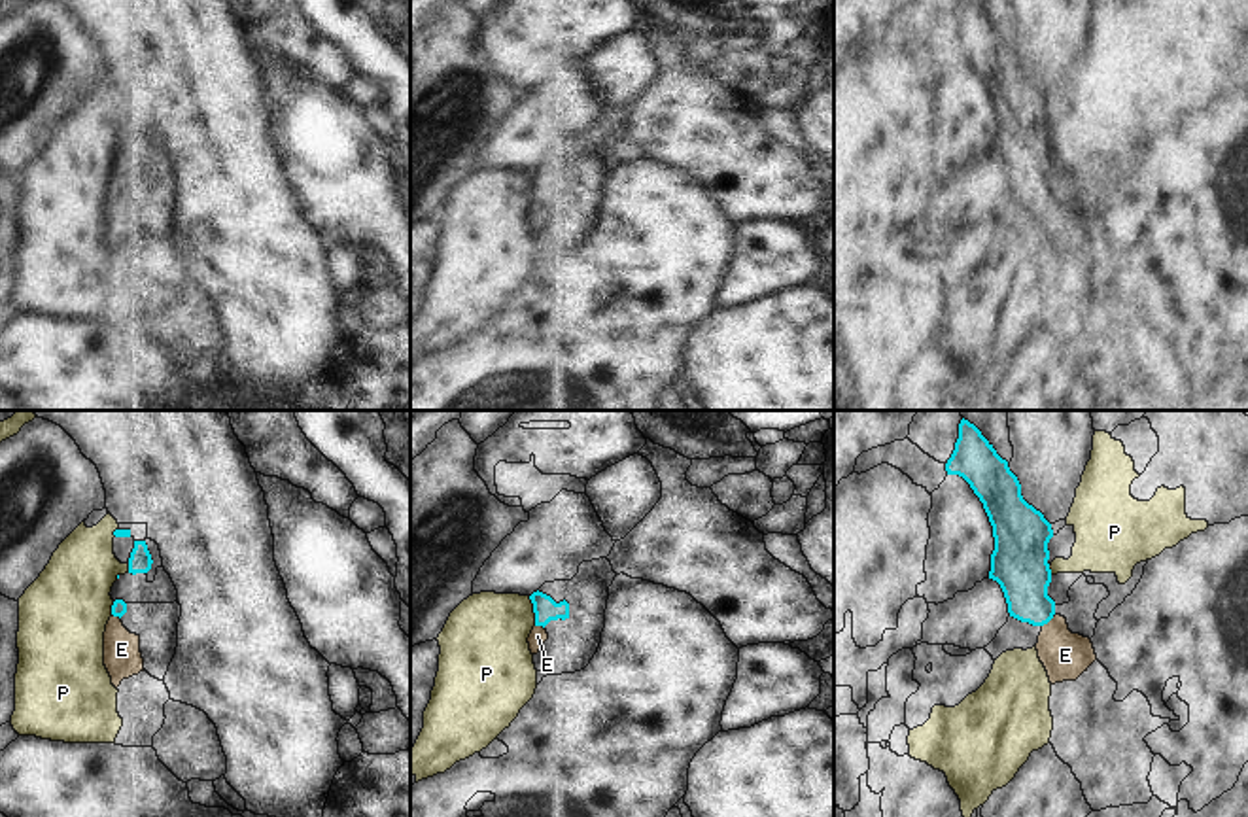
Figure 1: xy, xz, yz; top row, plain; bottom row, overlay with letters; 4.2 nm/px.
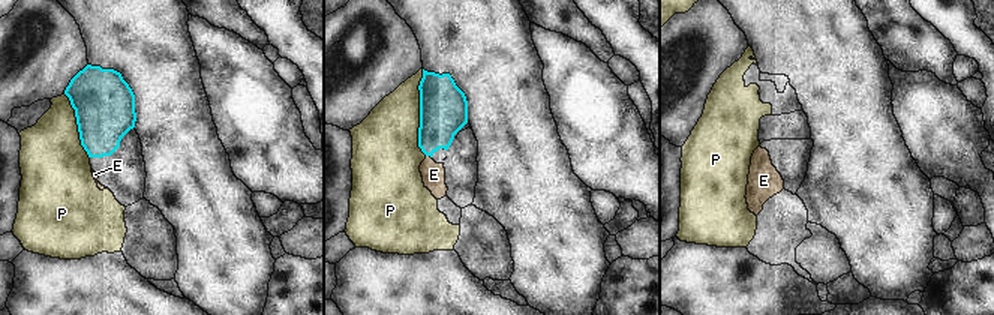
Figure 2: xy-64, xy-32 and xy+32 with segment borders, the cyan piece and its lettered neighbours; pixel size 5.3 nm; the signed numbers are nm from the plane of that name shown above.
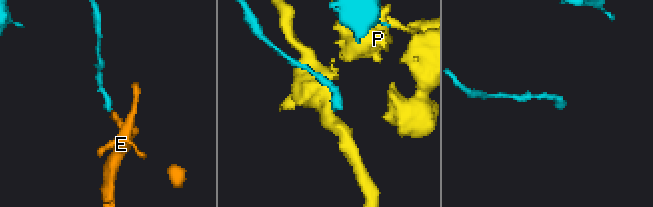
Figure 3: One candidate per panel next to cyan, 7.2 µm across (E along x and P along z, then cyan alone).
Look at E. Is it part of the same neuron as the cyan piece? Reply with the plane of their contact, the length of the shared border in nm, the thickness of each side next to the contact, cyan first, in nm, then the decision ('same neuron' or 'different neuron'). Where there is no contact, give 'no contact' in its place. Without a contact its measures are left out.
meets cyan in yz; contact 70 nm long; 240 nm thick on the cyan side, 200 nm on the other; same neuron

